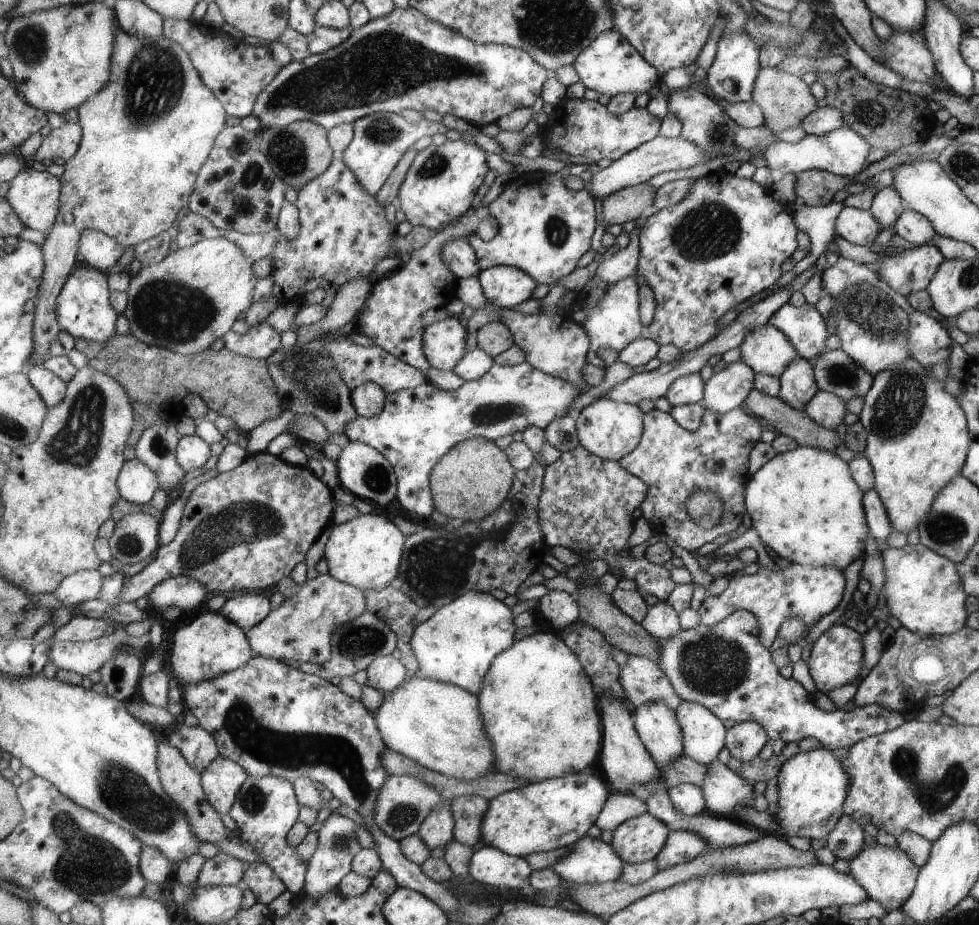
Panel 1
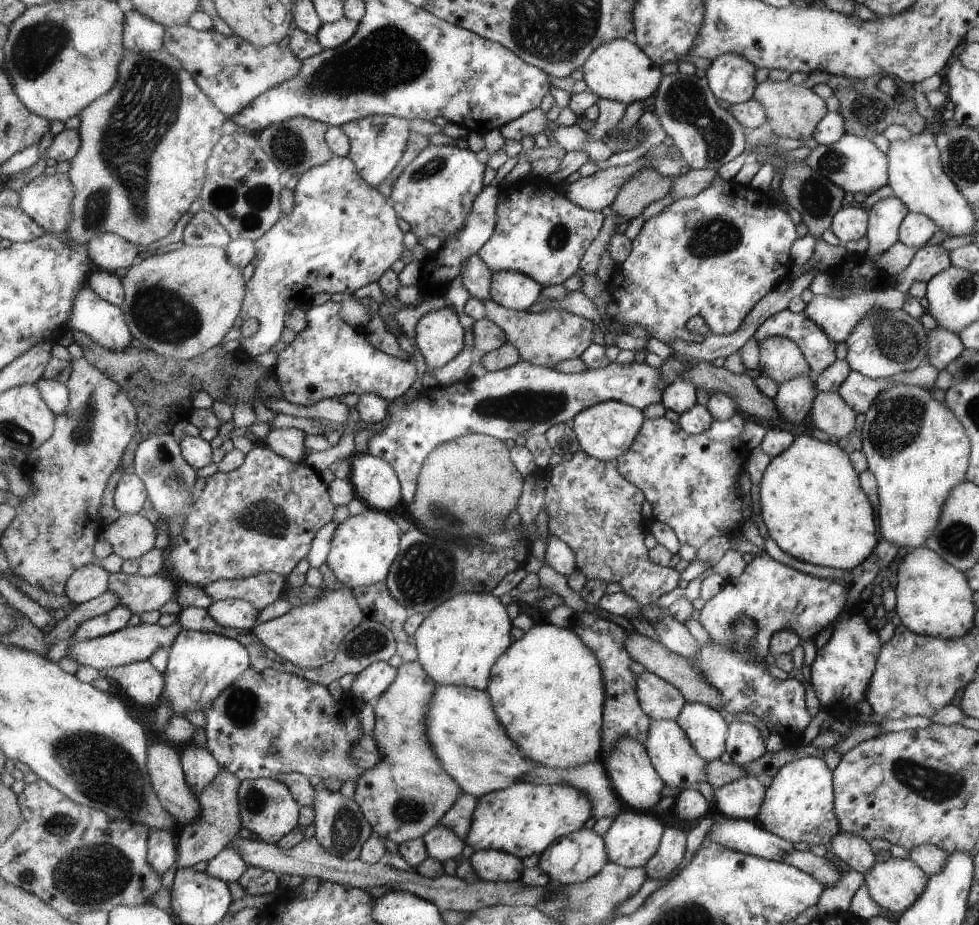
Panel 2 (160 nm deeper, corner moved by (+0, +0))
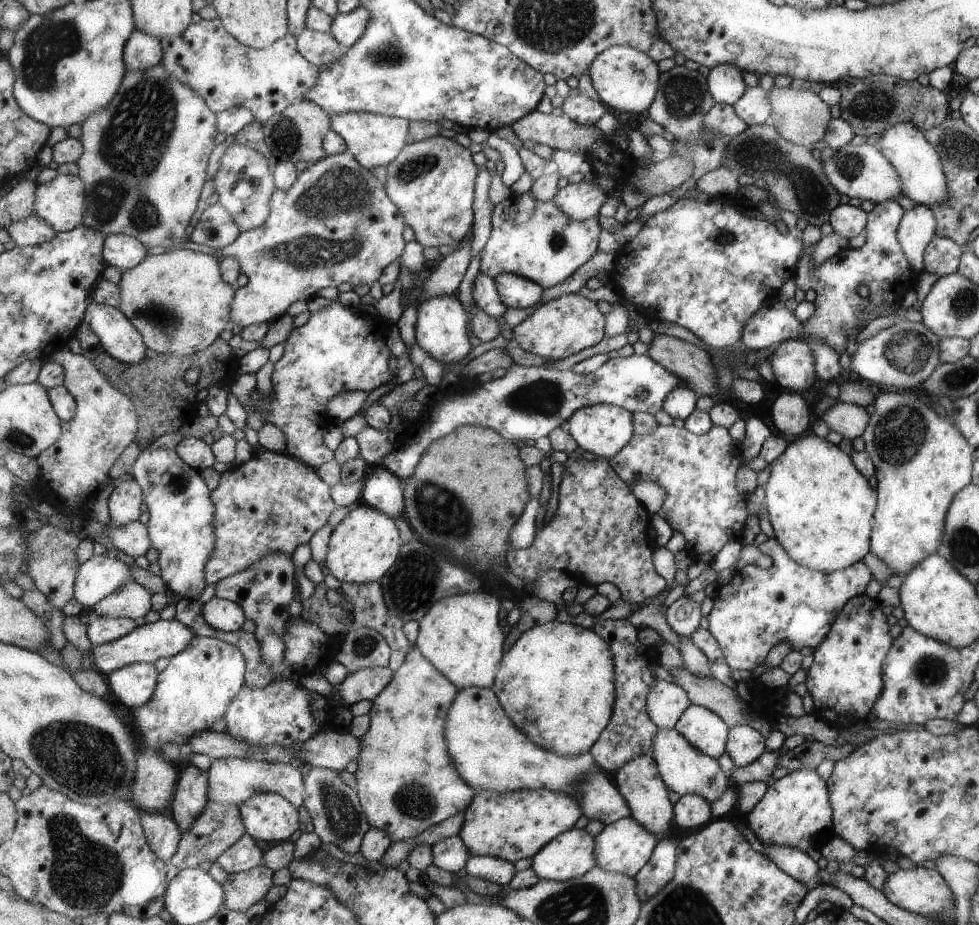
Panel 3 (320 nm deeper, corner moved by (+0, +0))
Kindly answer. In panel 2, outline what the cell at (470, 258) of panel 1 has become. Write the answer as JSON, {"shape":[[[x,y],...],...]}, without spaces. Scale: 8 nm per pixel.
{"shape":[[[477,254],[466,260],[461,276],[466,289],[471,293],[472,297],[477,297],[482,301],[489,301],[492,300],[491,285],[493,273],[487,263]]]}

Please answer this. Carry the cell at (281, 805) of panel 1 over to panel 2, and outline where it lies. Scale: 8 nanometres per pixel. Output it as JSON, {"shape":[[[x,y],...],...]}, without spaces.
{"shape":[[[277,778],[245,779],[240,786],[242,826],[256,834],[258,840],[278,844],[288,832],[299,826],[299,801],[291,794],[290,788]]]}

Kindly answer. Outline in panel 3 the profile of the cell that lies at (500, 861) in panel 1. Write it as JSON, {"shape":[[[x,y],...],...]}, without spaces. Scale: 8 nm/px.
{"shape":[[[489,855],[472,856],[465,869],[468,875],[506,887],[509,886],[519,871],[516,863]]]}

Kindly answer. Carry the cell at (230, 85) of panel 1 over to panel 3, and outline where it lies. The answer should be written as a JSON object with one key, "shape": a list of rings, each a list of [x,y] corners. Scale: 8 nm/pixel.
{"shape":[[[217,19],[201,20],[198,24],[190,24],[182,35],[165,37],[162,41],[165,51],[162,65],[184,85],[190,86],[198,92],[205,102],[217,114],[233,107],[251,109],[259,122],[267,122],[273,115],[279,114],[307,95],[316,84],[319,84],[322,70],[299,50],[298,40],[295,35],[288,33],[275,44],[264,49],[254,49],[241,44],[235,36],[228,32],[226,25]]]}

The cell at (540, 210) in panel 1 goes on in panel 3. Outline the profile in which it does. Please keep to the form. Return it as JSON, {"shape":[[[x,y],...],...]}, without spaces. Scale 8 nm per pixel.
{"shape":[[[532,190],[522,196],[511,194],[496,205],[493,224],[491,238],[484,248],[481,272],[494,279],[503,273],[511,273],[527,277],[548,289],[574,275],[599,248],[601,224],[598,217],[586,221],[572,219],[554,200],[538,201]]]}

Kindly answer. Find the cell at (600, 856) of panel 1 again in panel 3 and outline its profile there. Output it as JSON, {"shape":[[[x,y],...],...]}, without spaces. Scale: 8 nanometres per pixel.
{"shape":[[[572,828],[543,847],[532,861],[542,879],[566,881],[583,876],[598,866],[595,837],[584,829]]]}

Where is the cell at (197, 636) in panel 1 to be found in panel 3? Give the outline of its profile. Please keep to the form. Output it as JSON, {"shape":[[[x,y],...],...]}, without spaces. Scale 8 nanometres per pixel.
{"shape":[[[196,636],[185,651],[170,659],[170,665],[158,676],[153,698],[135,710],[135,718],[147,748],[153,748],[157,752],[162,752],[160,748],[167,742],[178,744],[185,750],[193,735],[210,729],[213,722],[224,718],[234,698],[246,686],[246,656],[237,645],[225,640]]]}

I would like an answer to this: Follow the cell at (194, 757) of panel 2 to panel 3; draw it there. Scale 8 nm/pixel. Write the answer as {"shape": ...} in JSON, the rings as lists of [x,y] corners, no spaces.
{"shape":[[[191,764],[179,776],[179,789],[171,802],[171,810],[183,835],[194,827],[206,811],[209,781],[208,771],[199,770]]]}

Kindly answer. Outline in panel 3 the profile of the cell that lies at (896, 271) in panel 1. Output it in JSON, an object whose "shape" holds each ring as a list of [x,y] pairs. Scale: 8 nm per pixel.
{"shape":[[[933,235],[922,254],[922,270],[937,277],[950,275],[958,270],[963,248],[954,240]]]}

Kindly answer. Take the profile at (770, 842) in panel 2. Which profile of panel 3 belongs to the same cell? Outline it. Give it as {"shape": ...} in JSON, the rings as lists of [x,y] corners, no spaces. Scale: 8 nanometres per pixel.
{"shape":[[[763,845],[765,856],[774,862],[784,873],[806,885],[807,890],[823,885],[820,877],[820,868],[806,852],[775,845]]]}

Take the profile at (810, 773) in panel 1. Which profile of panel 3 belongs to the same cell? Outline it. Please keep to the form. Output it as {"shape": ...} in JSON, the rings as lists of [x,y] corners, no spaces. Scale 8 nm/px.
{"shape":[[[799,769],[790,771],[769,785],[742,821],[760,844],[791,847],[805,852],[809,846],[820,849],[834,835],[832,819],[833,809],[826,782],[815,770]]]}

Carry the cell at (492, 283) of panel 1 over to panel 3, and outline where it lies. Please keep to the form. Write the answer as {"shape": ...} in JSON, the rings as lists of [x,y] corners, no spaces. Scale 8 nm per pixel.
{"shape":[[[511,273],[499,275],[495,282],[503,302],[513,309],[528,309],[541,304],[546,289],[527,277]]]}

